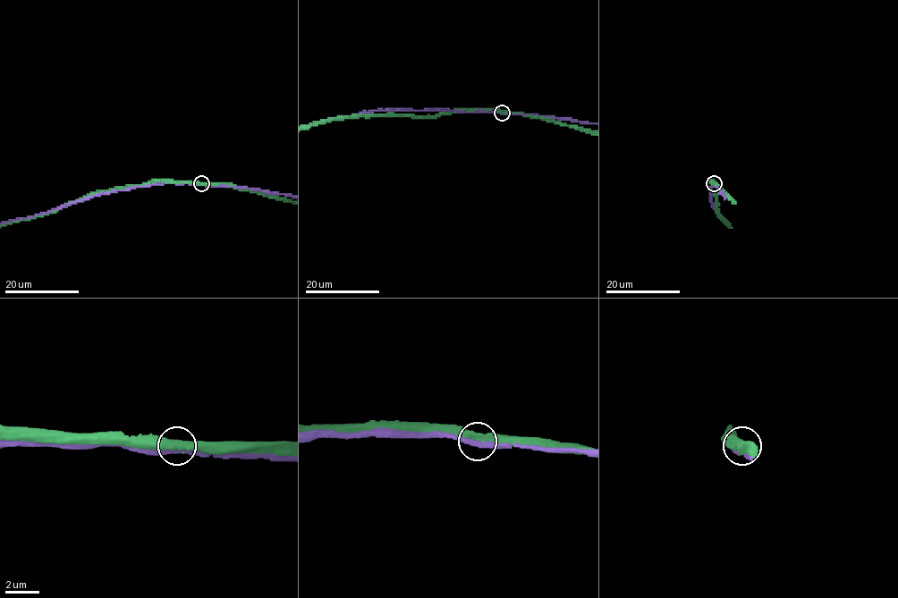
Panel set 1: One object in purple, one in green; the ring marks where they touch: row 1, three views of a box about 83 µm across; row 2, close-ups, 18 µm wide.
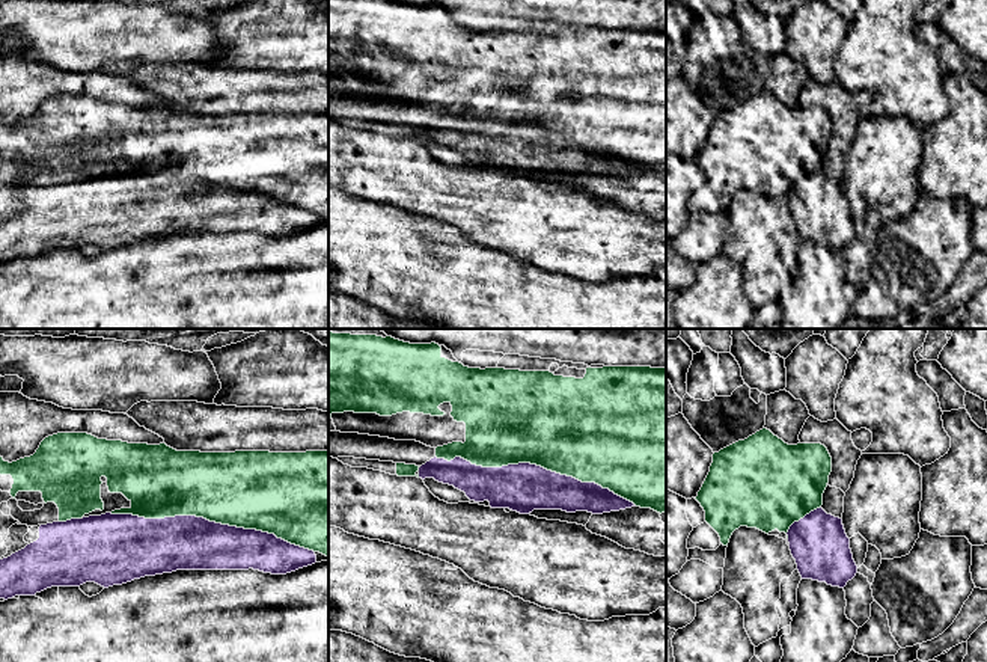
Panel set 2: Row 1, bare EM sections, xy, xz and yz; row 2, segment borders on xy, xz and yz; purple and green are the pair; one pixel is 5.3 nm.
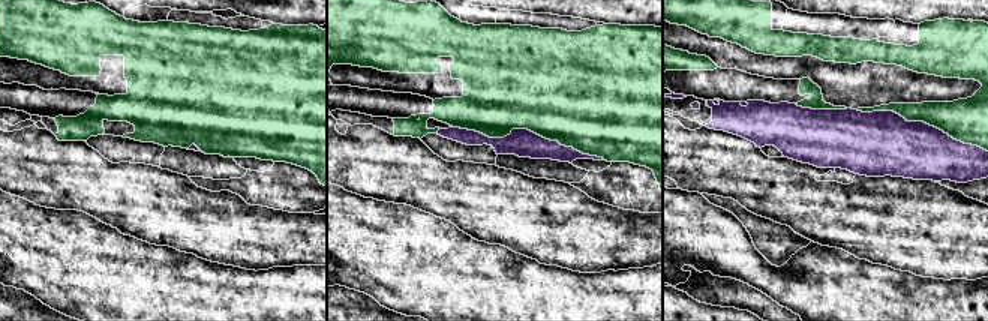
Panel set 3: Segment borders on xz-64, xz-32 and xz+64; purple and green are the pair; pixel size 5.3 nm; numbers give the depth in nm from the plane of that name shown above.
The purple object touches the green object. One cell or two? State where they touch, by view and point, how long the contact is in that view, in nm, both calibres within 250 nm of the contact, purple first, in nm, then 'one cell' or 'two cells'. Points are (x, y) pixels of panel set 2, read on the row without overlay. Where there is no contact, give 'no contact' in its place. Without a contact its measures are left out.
meets purple in xy at (213, 184); contact 1100 nm long; 280 nm thick on the purple side, 420 nm on the other; two cells

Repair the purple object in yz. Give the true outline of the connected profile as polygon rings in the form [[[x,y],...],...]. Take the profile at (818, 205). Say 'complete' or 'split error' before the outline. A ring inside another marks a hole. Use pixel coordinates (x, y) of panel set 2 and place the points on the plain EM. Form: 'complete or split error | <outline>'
complete | [[[820,169],[794,184],[787,198],[802,241],[844,250],[856,238],[857,228],[842,181]]]

